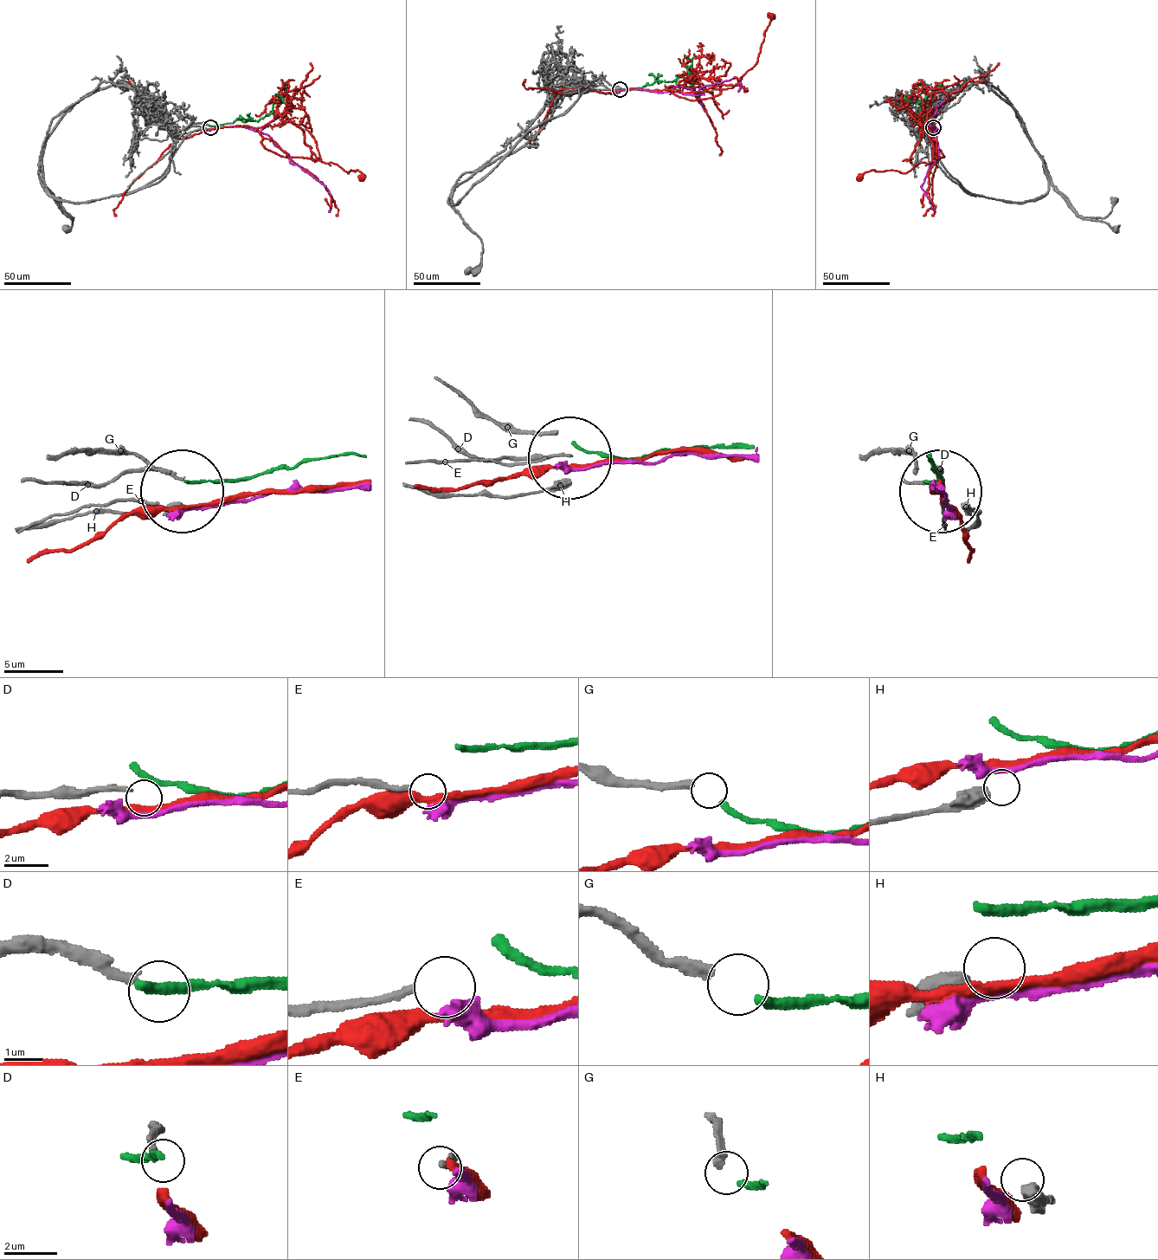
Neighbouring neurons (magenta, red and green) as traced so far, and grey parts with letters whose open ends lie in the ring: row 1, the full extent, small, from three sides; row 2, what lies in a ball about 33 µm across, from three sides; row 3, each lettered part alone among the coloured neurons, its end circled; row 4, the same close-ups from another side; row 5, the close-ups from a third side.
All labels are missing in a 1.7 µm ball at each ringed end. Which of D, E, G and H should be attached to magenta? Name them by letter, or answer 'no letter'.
no letter

